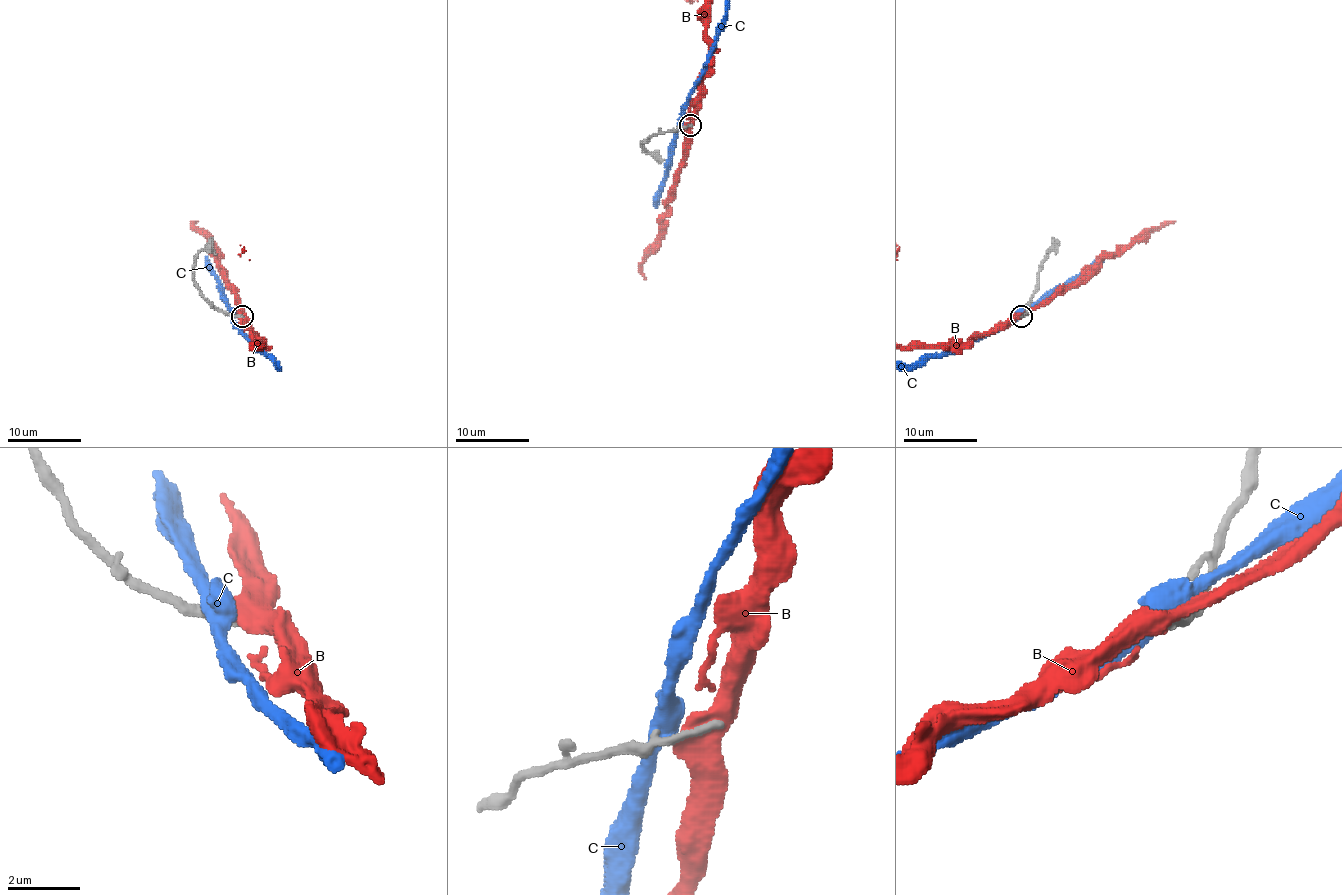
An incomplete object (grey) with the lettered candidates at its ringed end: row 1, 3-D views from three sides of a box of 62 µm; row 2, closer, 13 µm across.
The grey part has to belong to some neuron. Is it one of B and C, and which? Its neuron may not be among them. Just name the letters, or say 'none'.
none

